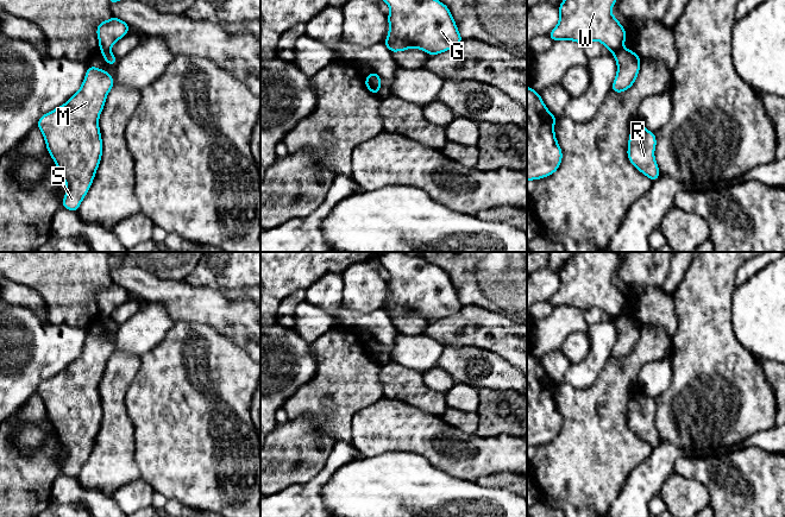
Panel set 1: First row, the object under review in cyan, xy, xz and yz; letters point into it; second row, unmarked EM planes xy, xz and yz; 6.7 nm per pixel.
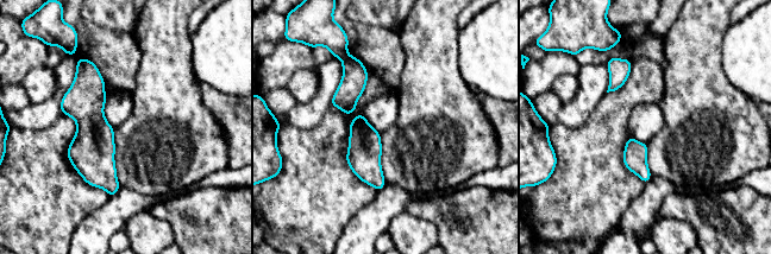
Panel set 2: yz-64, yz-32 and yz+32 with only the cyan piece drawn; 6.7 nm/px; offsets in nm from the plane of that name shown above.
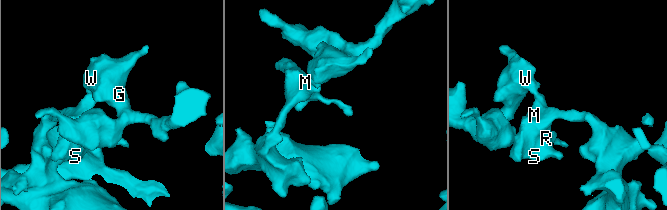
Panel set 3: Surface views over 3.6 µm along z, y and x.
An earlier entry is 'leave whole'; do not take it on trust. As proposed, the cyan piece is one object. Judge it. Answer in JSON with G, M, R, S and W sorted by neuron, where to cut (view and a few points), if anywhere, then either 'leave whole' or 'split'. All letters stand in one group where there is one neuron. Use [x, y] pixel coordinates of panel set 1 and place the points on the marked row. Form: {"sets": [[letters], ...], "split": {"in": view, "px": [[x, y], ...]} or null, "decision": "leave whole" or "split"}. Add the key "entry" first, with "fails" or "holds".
{"entry": "fails", "sets": [["G", "W"], ["M", "R", "S"]], "split": {"in": "yz", "px": [[622, 46], [613, 52]]}, "decision": "split"}

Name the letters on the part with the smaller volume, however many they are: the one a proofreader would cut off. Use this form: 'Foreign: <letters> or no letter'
Foreign: M, R, S

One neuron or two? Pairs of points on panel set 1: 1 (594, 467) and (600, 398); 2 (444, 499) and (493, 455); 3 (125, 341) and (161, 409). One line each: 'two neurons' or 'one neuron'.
1: one neuron
2: two neurons
3: two neurons

